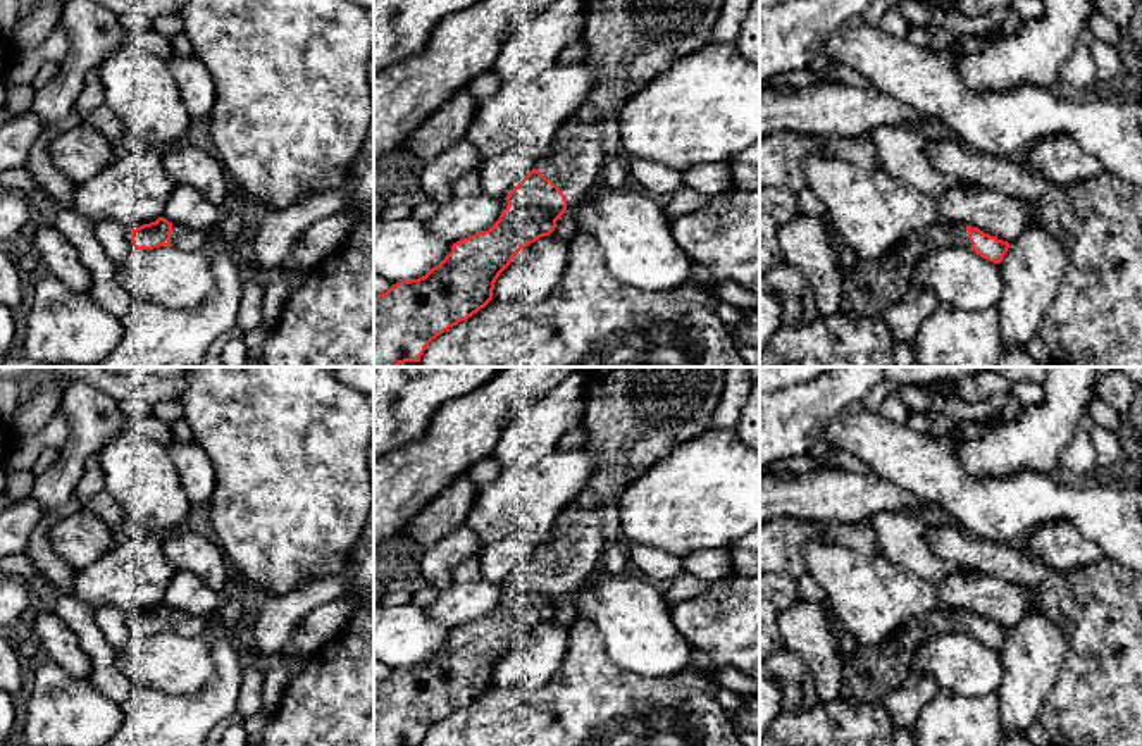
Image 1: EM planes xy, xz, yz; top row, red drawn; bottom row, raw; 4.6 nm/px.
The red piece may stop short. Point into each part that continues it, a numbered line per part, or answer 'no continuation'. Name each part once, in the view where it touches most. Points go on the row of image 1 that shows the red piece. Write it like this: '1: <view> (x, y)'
1: xz (629, 42)

